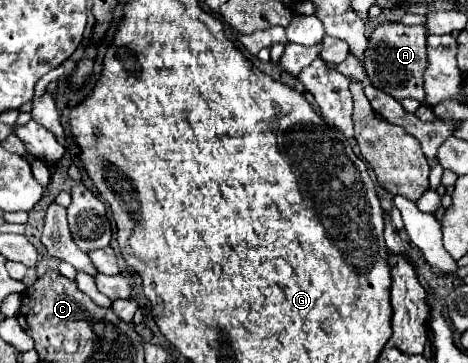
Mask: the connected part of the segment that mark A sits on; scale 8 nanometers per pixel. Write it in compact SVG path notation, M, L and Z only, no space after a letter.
M402 23L378 25L372 31L366 49L366 75L370 83L398 101L412 97L426 105L426 93L422 87L422 71L426 71L426 37L428 33L424 25Z

